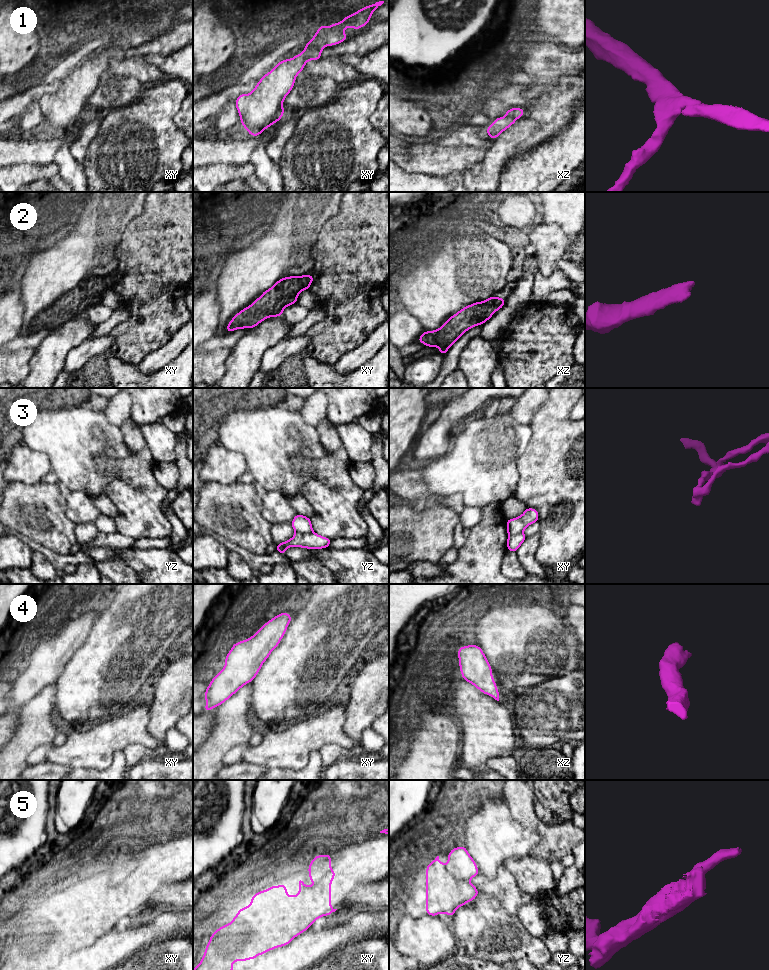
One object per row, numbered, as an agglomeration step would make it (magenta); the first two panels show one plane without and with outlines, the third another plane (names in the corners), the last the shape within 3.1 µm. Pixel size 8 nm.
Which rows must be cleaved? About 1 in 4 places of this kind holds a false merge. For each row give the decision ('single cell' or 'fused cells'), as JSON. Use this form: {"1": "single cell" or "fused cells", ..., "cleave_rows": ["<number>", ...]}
{"1": "single cell", "2": "single cell", "3": "fused cells", "4": "single cell", "5": "fused cells", "cleave_rows": ["3", "5"]}

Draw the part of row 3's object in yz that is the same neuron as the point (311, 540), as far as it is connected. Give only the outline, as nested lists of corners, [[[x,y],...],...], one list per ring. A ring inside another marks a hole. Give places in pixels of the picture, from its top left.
[[[315,532],[300,534],[295,533],[294,536],[276,545],[276,550],[281,554],[285,555],[285,551],[289,547],[301,547],[306,549],[323,549],[328,548],[331,544],[331,539],[316,534]]]

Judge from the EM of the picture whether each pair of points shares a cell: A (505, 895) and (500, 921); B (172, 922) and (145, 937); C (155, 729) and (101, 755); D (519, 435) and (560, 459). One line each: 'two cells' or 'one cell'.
A: two cells
B: one cell
C: two cells
D: two cells

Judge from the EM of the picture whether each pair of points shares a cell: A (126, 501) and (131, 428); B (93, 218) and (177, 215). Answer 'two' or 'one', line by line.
A: one
B: two

